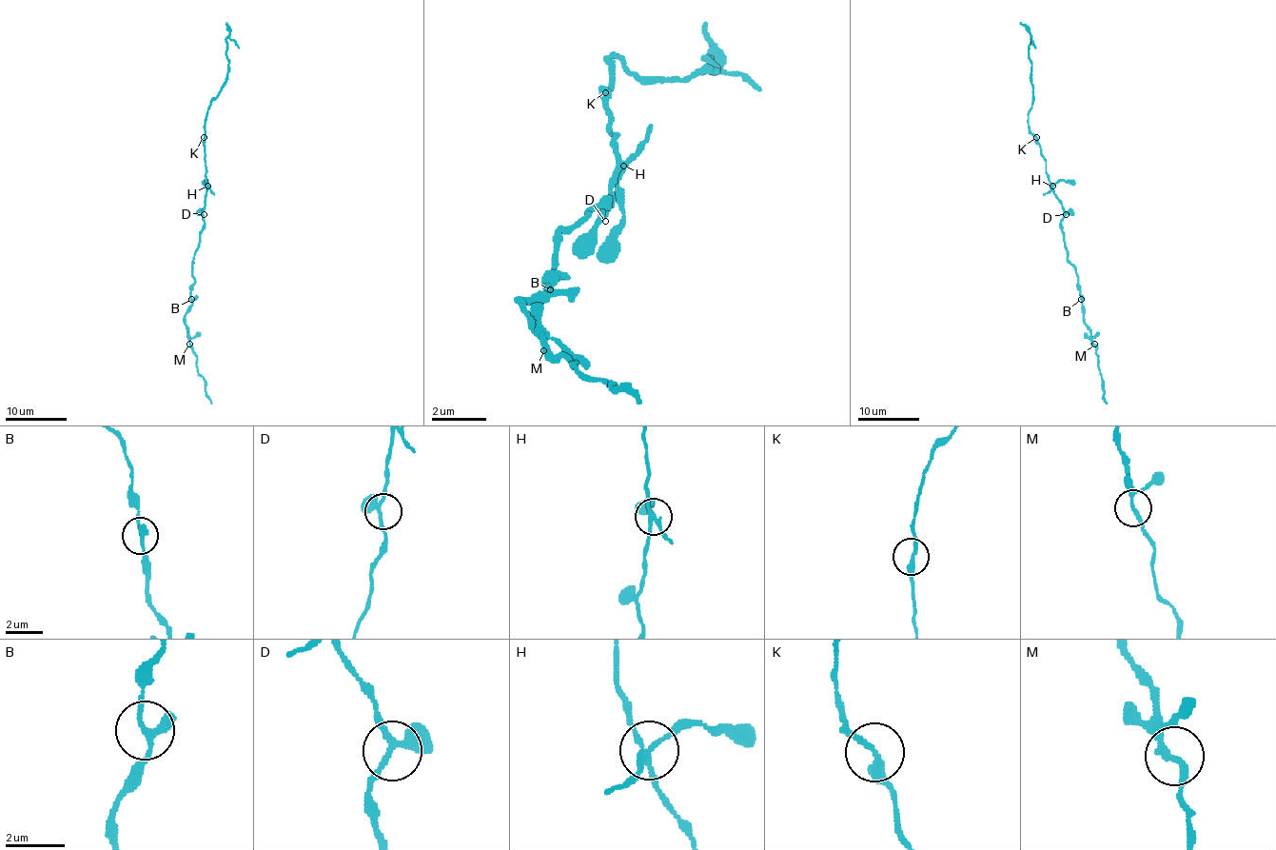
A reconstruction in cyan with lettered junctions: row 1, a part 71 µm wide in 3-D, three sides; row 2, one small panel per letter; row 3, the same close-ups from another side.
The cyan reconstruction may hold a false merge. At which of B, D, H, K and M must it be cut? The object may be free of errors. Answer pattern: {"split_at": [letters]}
{"split_at": []}

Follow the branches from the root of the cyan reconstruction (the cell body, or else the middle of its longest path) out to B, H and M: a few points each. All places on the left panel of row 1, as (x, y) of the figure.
B: (202, 213), (204, 229), (192, 261), (194, 286), (191, 299)
H: (202, 213), (208, 185)
M: (202, 213), (204, 229), (192, 261), (194, 286), (189, 296), (192, 306), (185, 315), (189, 344)

